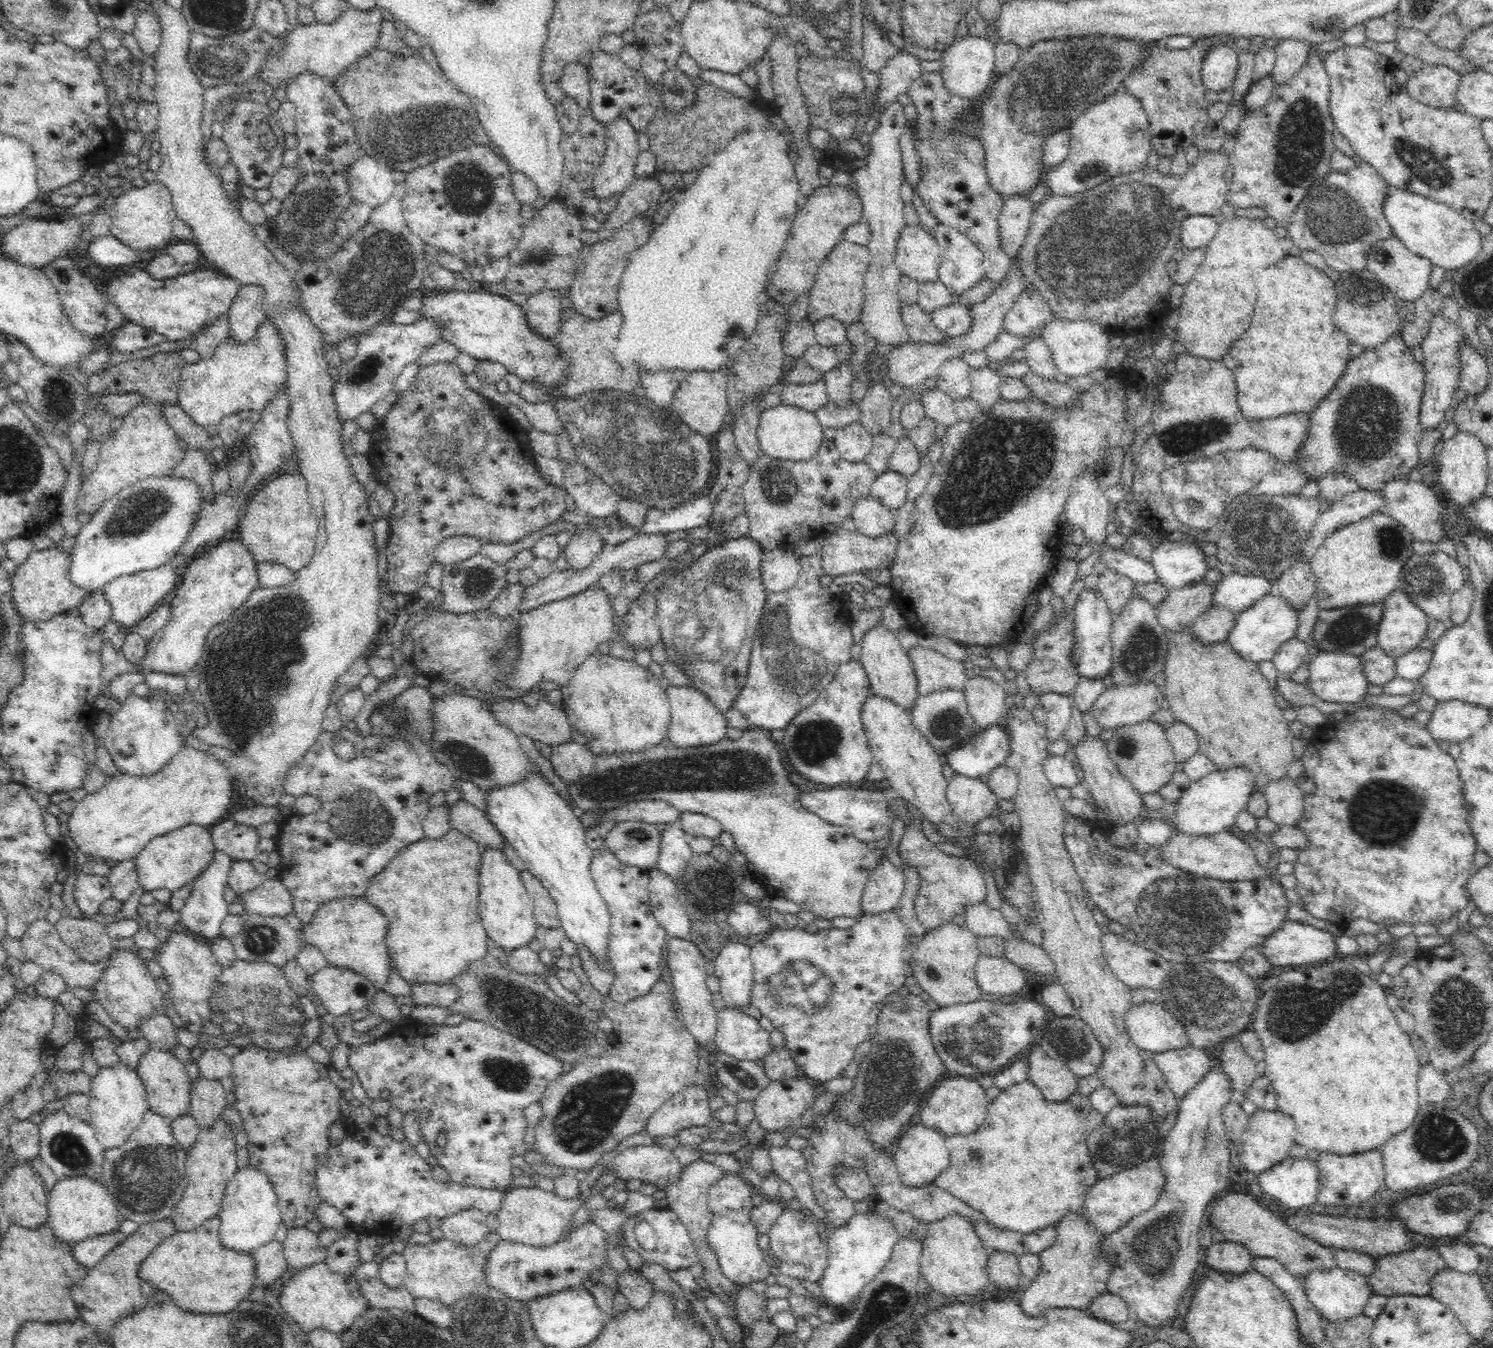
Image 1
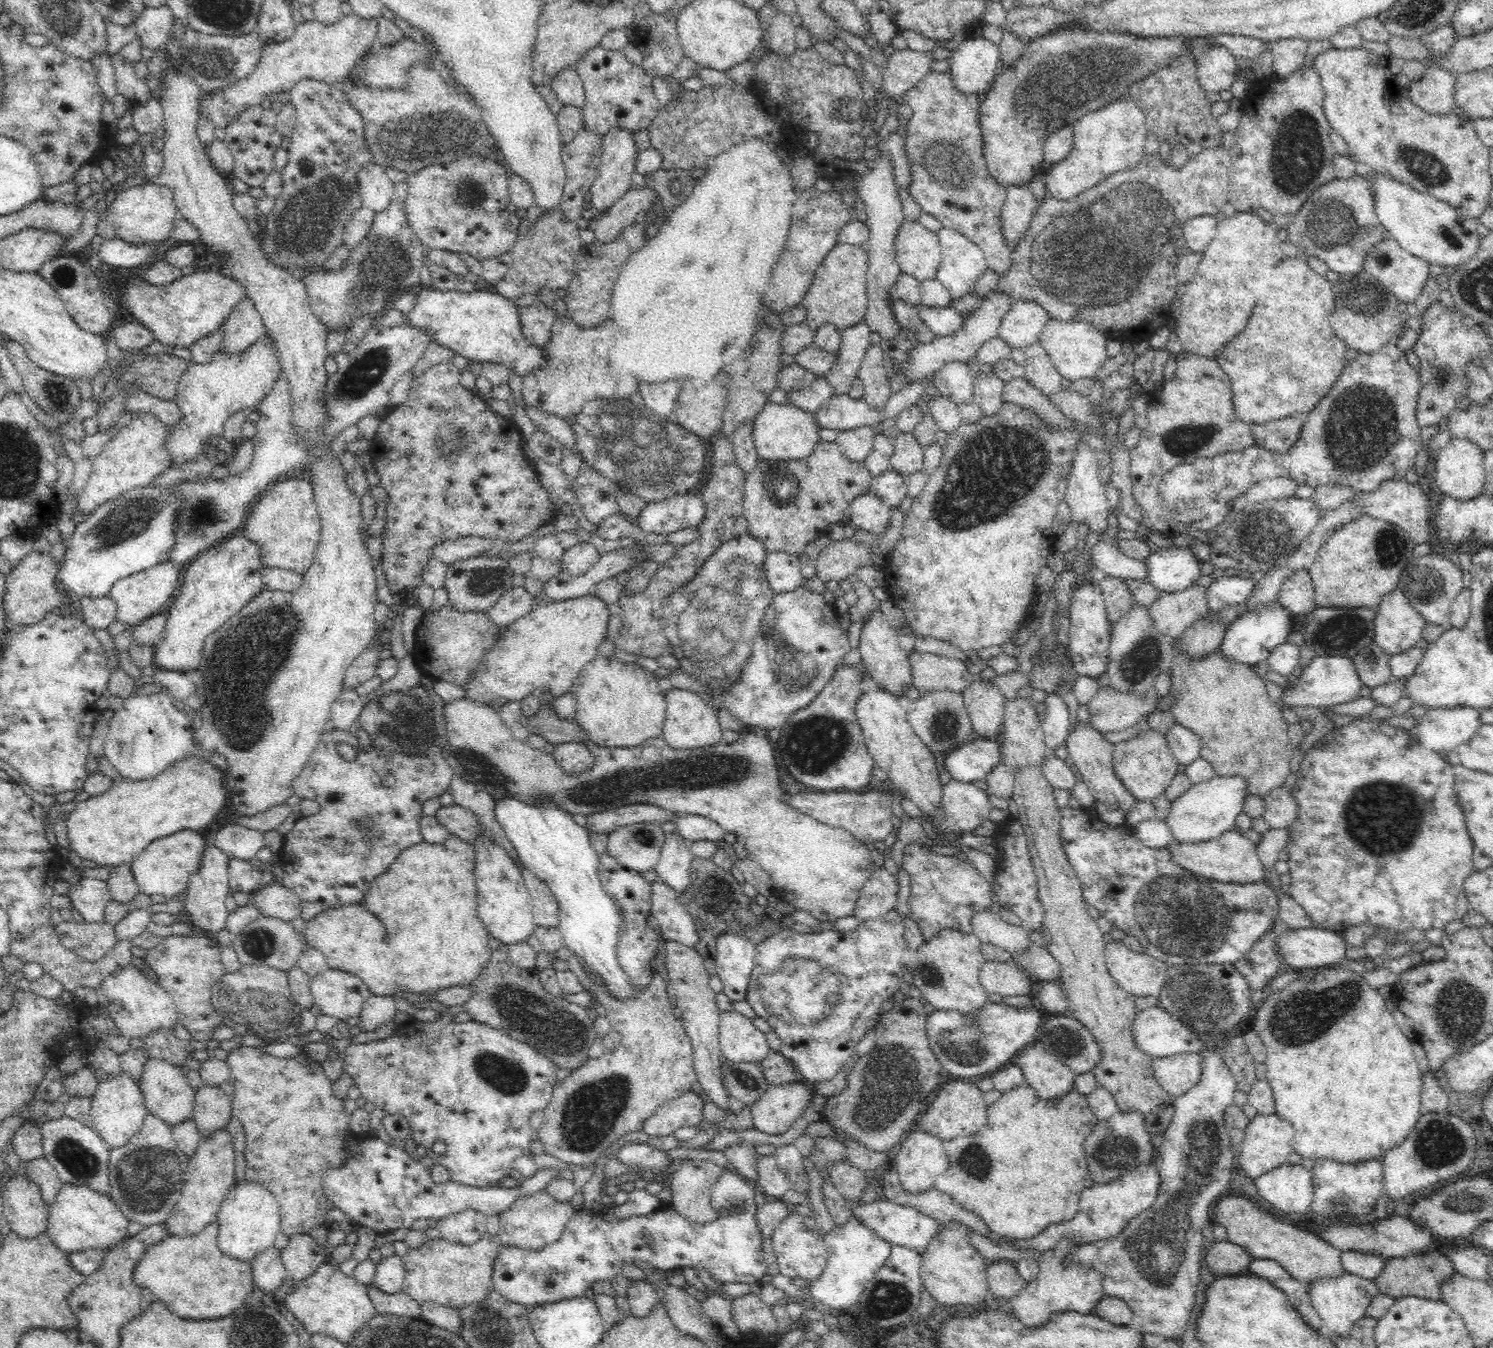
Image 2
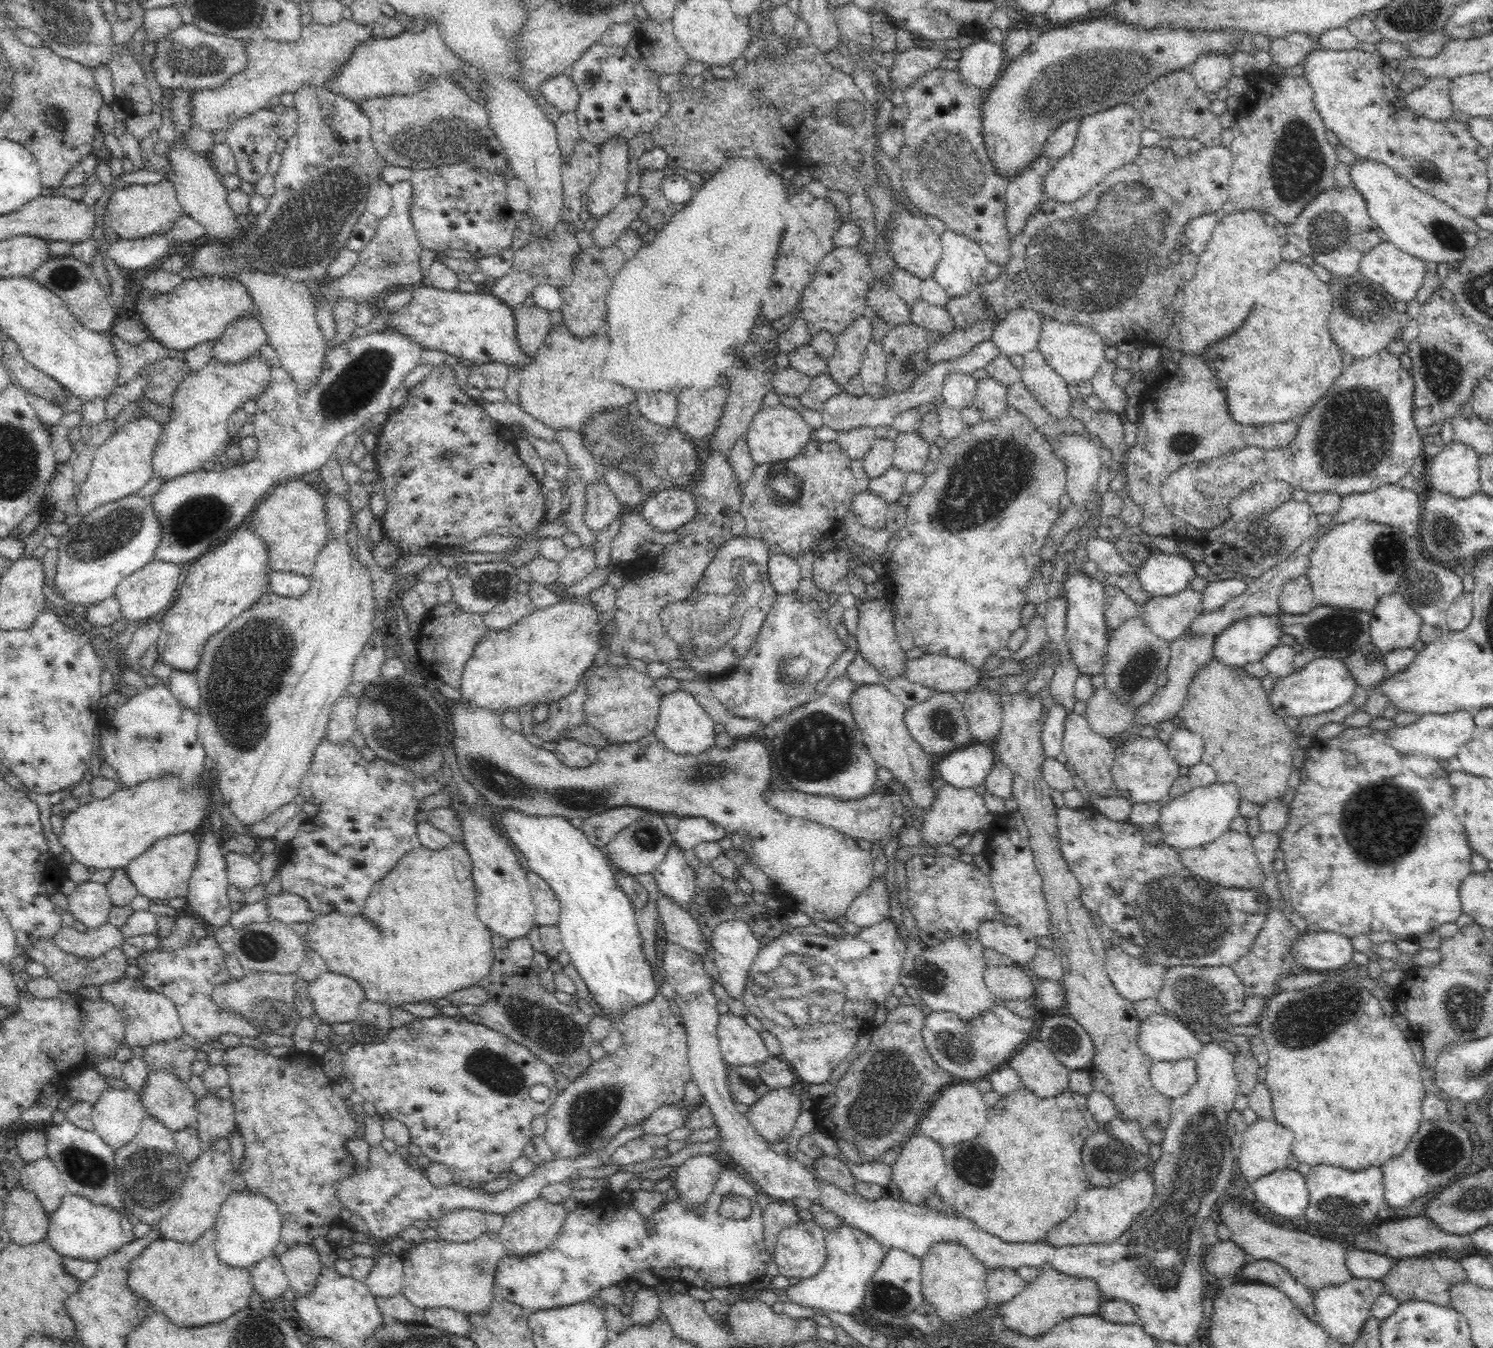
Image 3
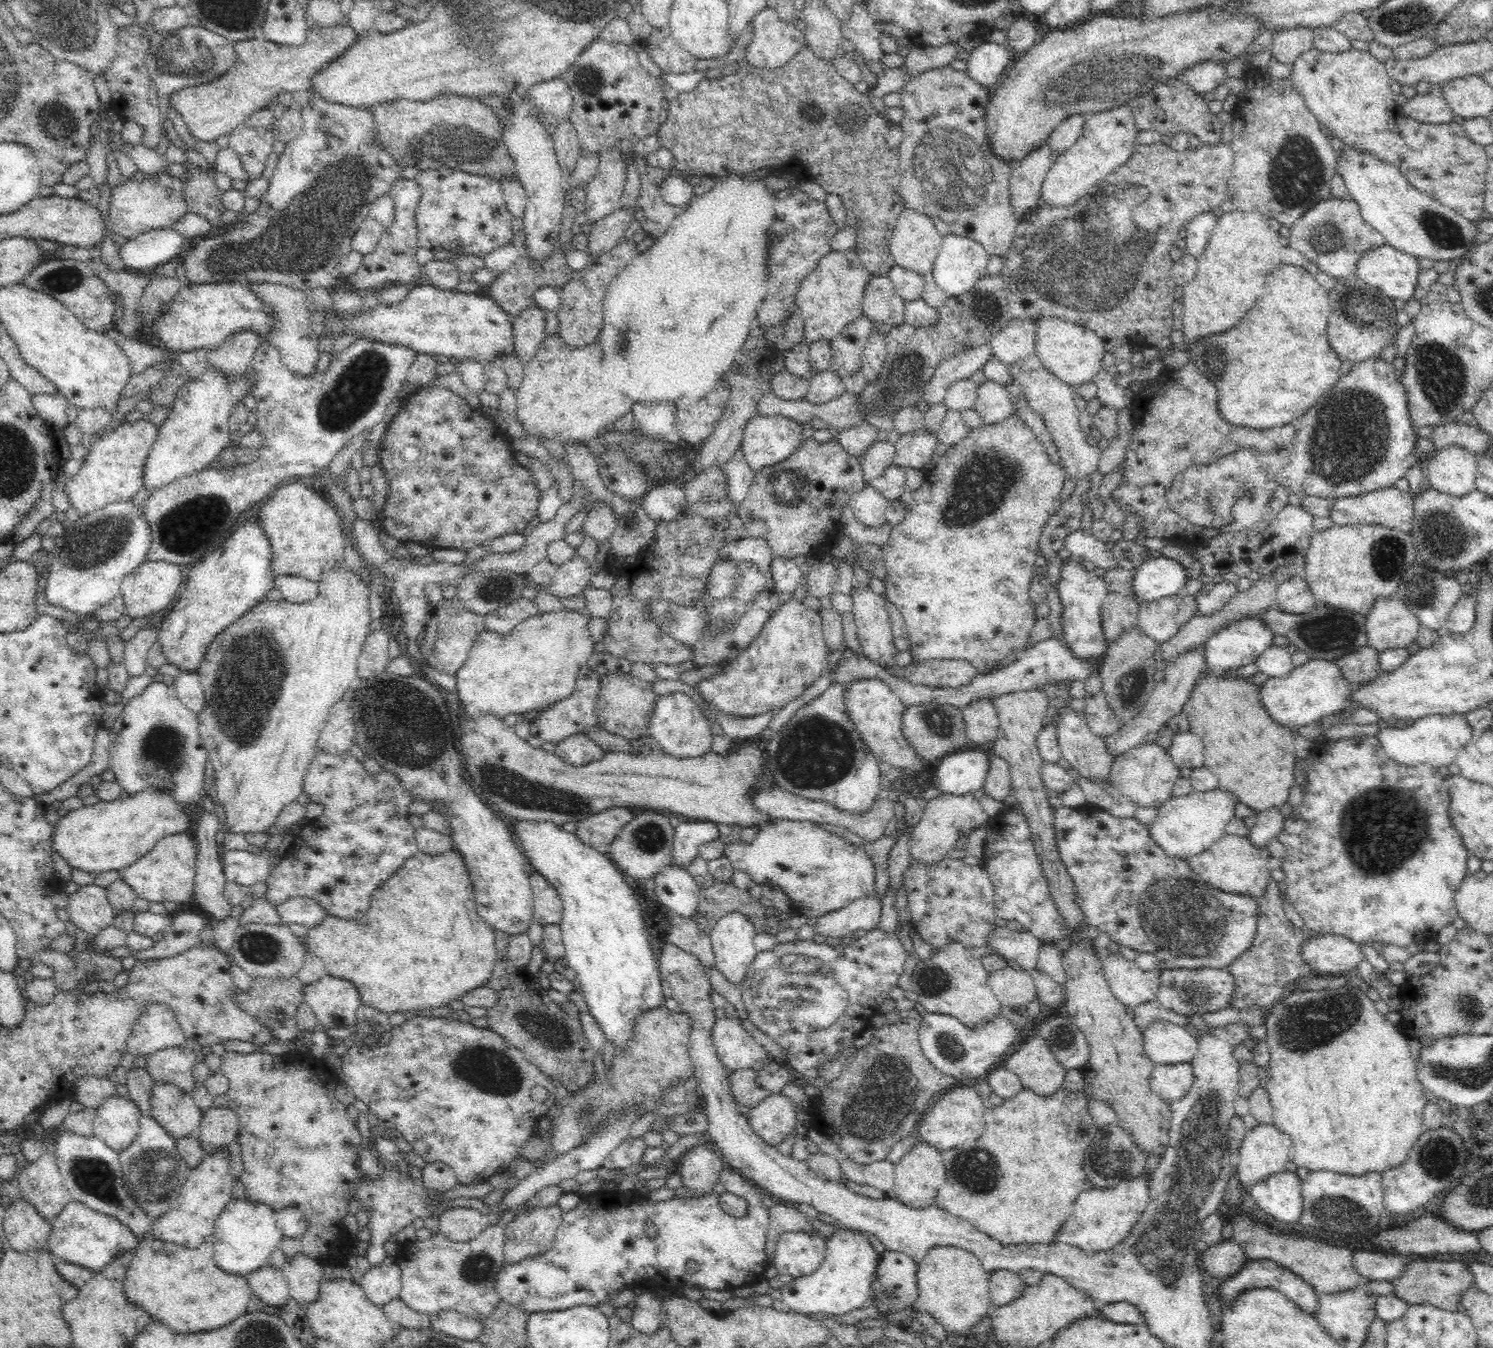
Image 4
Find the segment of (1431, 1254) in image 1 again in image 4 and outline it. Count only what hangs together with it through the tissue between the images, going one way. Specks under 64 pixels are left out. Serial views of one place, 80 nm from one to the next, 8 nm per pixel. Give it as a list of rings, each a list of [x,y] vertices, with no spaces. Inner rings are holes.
[[[1440,1260],[1411,1261],[1405,1266],[1405,1273],[1400,1278],[1393,1280],[1393,1285],[1393,1294],[1409,1302],[1409,1304],[1430,1304],[1440,1310],[1454,1312],[1461,1310],[1462,1292],[1470,1290],[1470,1288],[1477,1288],[1468,1265],[1464,1262],[1458,1262],[1458,1260],[1452,1260],[1452,1262]]]

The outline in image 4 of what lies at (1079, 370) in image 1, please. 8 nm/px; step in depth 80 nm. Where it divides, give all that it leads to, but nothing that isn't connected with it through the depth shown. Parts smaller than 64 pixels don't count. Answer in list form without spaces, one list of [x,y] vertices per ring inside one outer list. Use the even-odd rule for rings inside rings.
[[[1046,317],[1037,319],[1036,326],[1035,355],[1051,374],[1071,387],[1094,379],[1101,369],[1105,348],[1102,339],[1092,329]]]

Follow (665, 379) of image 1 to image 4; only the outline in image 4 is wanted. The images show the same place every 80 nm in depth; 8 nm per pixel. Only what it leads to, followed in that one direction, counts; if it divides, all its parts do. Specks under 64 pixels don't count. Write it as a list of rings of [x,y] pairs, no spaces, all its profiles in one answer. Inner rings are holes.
[[[634,402],[631,406],[635,421],[644,434],[655,438],[673,438],[676,406],[671,402]]]

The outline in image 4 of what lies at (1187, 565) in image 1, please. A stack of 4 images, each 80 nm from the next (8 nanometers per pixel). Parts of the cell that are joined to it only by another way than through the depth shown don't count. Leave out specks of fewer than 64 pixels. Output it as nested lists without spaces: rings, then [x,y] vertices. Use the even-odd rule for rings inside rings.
[[[1163,554],[1152,555],[1133,571],[1132,593],[1139,603],[1182,593],[1188,580],[1186,568]]]

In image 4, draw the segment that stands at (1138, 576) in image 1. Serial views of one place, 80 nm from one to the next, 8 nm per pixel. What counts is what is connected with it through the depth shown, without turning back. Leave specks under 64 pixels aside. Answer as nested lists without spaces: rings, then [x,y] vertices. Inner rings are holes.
[[[1081,529],[1074,530],[1064,538],[1063,548],[1070,552],[1070,558],[1074,561],[1079,561],[1080,558],[1087,559],[1106,572],[1118,567],[1106,541],[1098,540],[1091,533],[1086,533]]]

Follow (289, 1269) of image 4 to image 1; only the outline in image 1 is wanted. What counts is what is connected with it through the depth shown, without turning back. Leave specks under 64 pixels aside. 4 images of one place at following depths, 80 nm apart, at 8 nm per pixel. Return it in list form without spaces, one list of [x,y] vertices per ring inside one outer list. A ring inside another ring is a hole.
[[[305,1226],[290,1228],[283,1241],[283,1253],[291,1270],[302,1270],[312,1264],[325,1262],[327,1248],[320,1246],[317,1235]]]

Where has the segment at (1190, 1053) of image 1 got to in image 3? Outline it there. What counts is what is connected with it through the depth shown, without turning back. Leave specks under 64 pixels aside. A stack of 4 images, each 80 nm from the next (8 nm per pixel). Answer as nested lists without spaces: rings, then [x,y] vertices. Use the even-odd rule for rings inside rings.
[[[1194,1058],[1180,1061],[1154,1061],[1149,1073],[1152,1087],[1158,1093],[1173,1099],[1184,1096],[1196,1084],[1196,1061]]]

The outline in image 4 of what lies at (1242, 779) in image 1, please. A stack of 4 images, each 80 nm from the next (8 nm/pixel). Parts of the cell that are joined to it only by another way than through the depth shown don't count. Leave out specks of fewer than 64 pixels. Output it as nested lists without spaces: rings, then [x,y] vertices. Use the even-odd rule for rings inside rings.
[[[1219,788],[1170,797],[1157,808],[1156,818],[1149,824],[1149,835],[1166,855],[1186,861],[1188,856],[1209,850],[1225,833],[1228,821],[1235,816],[1236,803],[1237,797]]]

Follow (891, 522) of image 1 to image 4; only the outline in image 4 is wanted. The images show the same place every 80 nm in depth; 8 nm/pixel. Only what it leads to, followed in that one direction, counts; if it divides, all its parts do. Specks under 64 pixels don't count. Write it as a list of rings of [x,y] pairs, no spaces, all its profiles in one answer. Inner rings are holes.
[[[869,484],[849,498],[849,505],[856,520],[870,527],[877,527],[888,522],[889,503],[888,499],[882,497],[882,494]]]

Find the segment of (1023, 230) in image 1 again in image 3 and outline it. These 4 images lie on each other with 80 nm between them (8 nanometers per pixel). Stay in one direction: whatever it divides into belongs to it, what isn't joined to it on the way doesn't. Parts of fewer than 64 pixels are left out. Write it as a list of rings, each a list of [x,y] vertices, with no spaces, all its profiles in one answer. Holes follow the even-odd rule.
[[[1042,155],[1024,172],[1007,179],[1006,221],[1011,238],[1019,234],[1030,215],[1045,199],[1043,182],[1052,168],[1048,161],[1049,159]]]

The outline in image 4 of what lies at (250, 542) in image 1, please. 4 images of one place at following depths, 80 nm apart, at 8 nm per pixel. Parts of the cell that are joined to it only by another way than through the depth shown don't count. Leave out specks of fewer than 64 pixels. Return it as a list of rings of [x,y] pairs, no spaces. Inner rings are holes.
[[[294,481],[274,489],[257,518],[272,547],[271,568],[276,577],[296,576],[318,583],[325,567],[345,563],[344,525],[334,504],[303,483]]]

